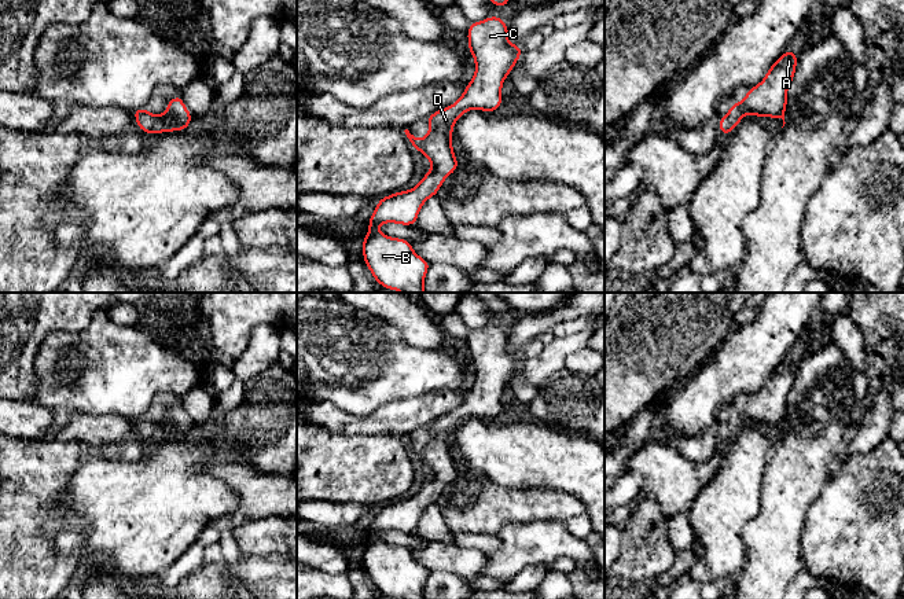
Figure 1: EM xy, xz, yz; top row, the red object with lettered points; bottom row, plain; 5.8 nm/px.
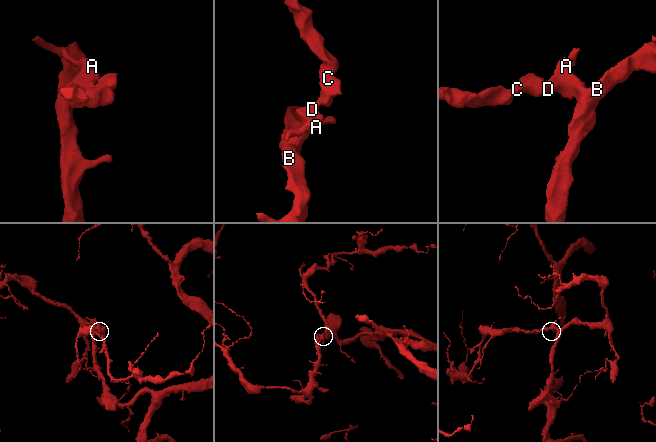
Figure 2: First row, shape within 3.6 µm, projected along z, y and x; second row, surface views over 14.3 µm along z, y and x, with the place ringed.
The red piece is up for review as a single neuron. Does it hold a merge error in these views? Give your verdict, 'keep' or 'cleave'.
keep

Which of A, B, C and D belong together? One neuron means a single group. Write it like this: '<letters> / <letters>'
A B C D

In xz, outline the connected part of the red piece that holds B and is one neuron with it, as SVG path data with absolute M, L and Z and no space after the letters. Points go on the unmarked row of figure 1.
M495 323L470 330L467 348L475 381L463 403L453 412L427 425L430 438L423 447L404 438L412 455L431 470L431 477L416 495L383 504L368 528L363 566L374 587L389 598L425 599L430 570L419 565L408 548L386 544L376 534L386 530L416 532L423 511L437 503L444 488L459 474L452 456L453 433L463 420L473 416L485 420L499 416L503 411L503 390L522 361L521 353L508 349L507 332Z

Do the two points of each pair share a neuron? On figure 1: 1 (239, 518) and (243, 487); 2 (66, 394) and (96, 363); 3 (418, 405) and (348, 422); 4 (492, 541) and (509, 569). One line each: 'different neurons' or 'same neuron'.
1: same neuron
2: same neuron
3: same neuron
4: different neurons

